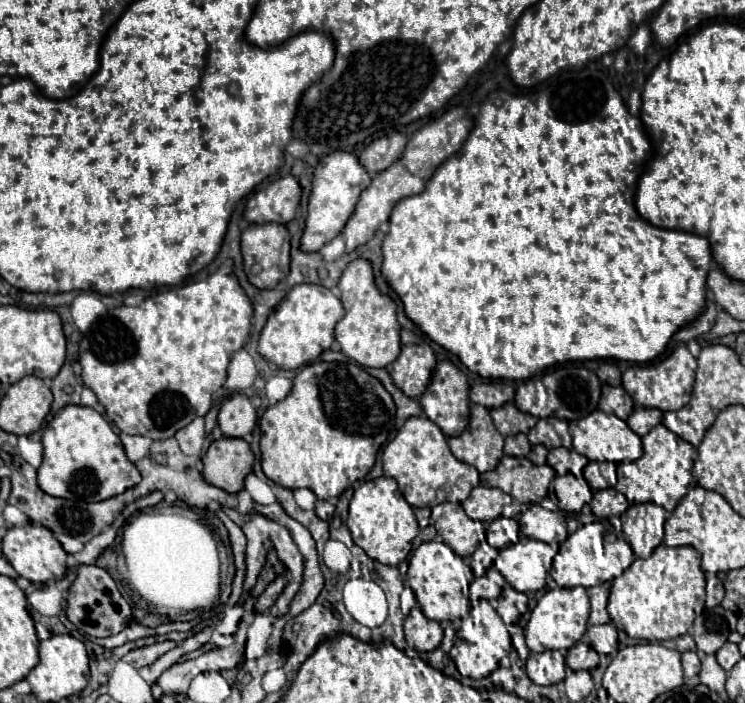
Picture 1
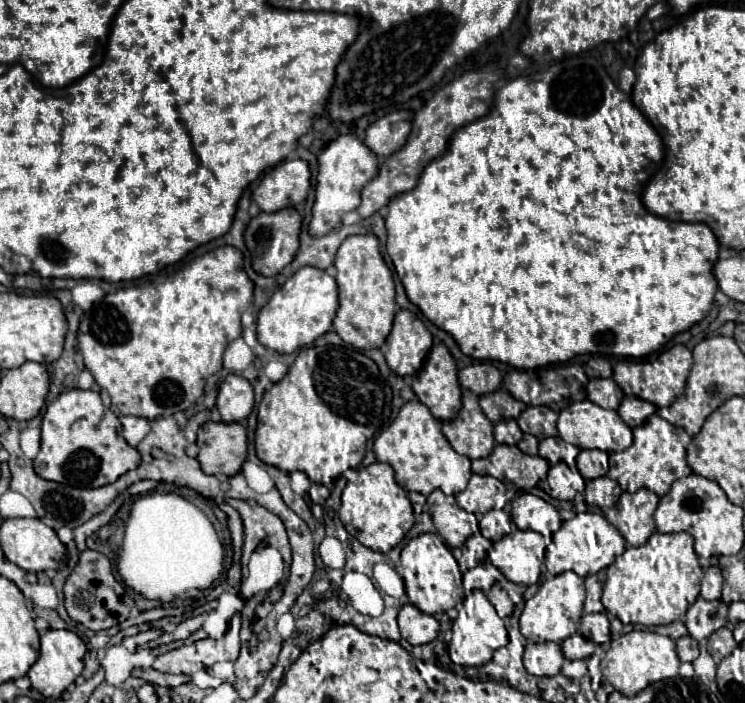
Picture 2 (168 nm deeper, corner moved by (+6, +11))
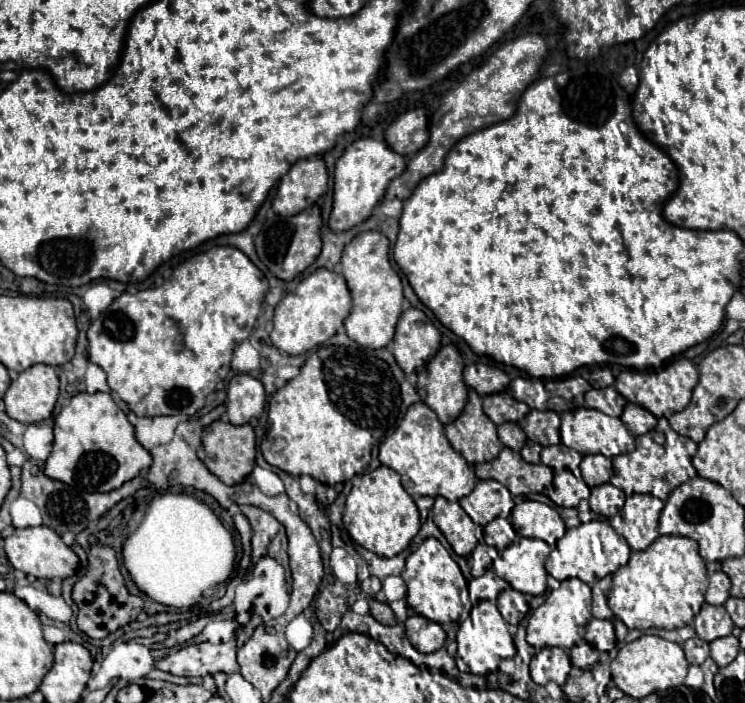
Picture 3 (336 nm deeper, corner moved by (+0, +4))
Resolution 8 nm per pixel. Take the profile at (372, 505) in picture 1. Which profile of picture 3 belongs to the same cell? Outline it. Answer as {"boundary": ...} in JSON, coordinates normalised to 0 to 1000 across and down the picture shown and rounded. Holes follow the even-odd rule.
{"boundary":[[[517,661],[490,673],[485,687],[471,696],[460,727],[460,747],[477,772],[511,792],[530,792],[544,784],[565,750],[560,718],[541,696],[538,676]]]}

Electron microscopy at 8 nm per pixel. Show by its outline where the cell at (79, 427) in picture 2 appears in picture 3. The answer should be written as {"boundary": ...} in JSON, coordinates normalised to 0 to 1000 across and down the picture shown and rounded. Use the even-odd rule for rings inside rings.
{"boundary":[[[103,559],[74,593],[71,642],[60,659],[60,676],[109,698],[144,701],[168,684],[192,676],[203,664],[200,642],[181,624],[181,610],[146,559]]]}

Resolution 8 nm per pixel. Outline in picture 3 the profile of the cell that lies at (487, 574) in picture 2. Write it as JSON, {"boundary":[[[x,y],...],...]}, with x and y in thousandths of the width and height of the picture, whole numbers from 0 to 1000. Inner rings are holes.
{"boundary":[[[654,812],[651,818],[630,826],[630,849],[635,859],[638,855],[667,855],[667,846],[681,835],[681,829],[664,818],[664,812]]]}

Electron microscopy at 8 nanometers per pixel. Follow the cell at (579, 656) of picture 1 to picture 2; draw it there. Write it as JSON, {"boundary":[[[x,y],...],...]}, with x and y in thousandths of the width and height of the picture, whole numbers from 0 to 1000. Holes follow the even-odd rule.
{"boundary":[[[769,902],[753,916],[753,922],[756,922],[758,939],[783,939],[783,936],[791,936],[796,930],[799,916],[793,910],[785,910],[777,902]]]}

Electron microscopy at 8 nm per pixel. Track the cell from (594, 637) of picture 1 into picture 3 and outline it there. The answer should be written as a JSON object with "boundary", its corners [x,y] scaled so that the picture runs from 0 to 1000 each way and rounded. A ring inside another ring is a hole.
{"boundary":[[[793,881],[785,900],[788,915],[793,915],[804,926],[820,926],[826,923],[826,895],[820,883],[809,881]]]}

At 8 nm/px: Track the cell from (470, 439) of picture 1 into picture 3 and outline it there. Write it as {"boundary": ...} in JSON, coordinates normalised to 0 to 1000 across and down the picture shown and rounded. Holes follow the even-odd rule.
{"boundary":[[[635,553],[630,556],[630,570],[621,587],[597,607],[597,619],[632,661],[659,656],[675,639],[664,602],[648,587],[646,565]]]}

